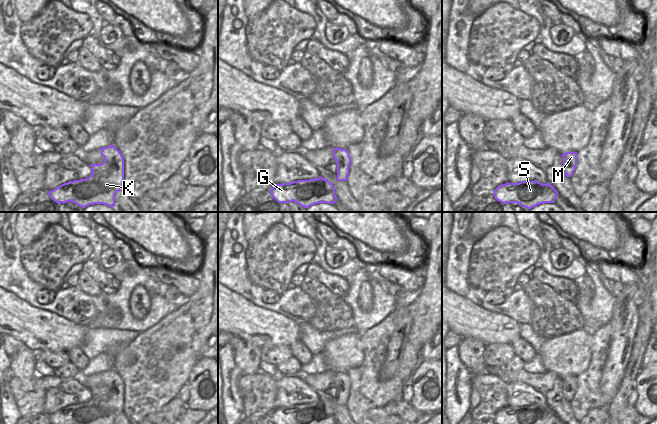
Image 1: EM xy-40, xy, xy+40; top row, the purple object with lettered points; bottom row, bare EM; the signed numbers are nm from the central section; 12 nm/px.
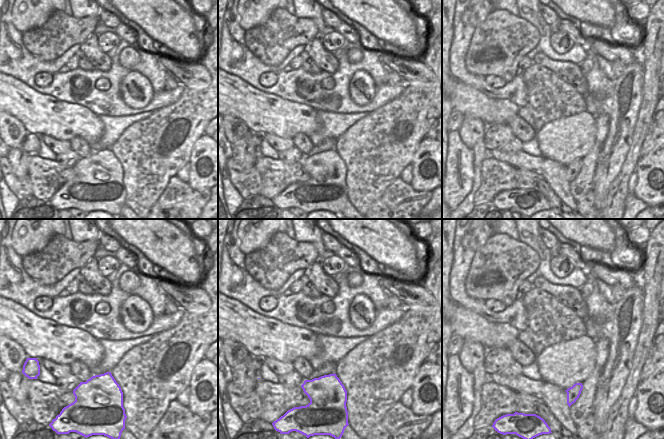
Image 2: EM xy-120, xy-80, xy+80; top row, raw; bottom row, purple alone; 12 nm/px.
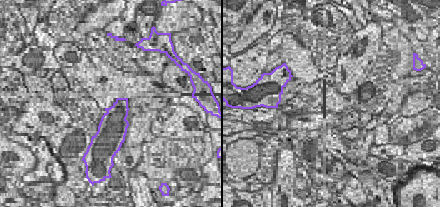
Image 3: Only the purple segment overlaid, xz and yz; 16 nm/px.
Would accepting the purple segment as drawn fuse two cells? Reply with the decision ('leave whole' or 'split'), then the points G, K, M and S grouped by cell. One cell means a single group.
leave whole; groups G K M S

